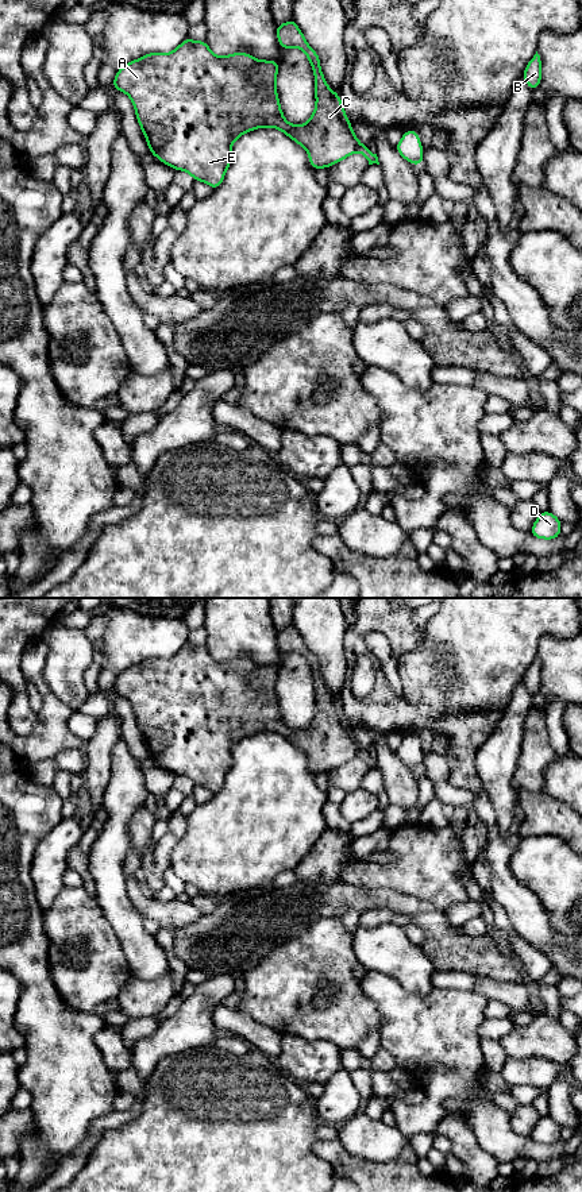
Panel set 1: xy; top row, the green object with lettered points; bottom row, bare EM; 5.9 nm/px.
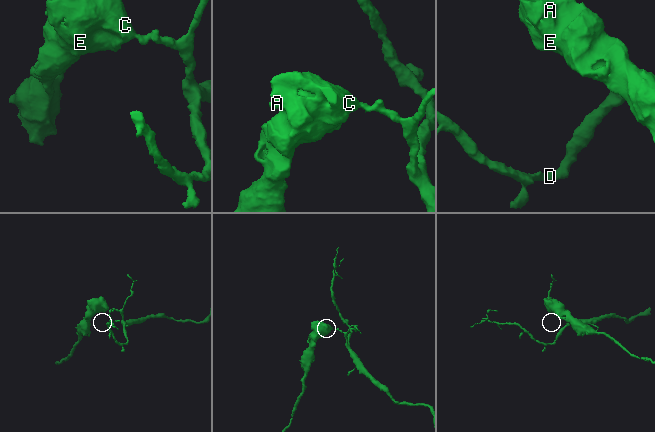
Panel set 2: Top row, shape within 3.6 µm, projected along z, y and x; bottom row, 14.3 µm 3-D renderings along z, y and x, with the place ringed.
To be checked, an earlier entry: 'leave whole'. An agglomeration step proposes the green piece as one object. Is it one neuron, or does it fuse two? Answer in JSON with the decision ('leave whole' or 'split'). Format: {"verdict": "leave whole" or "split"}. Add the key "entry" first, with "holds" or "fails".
{"entry": "fails", "verdict": "split"}

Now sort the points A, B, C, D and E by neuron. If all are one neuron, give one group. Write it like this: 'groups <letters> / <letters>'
groups A C E / B D

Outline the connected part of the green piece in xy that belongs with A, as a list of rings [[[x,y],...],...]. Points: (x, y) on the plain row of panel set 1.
[[[292,624],[278,629],[277,643],[281,653],[301,653],[315,678],[316,713],[302,730],[288,728],[282,720],[275,694],[277,664],[258,666],[247,657],[216,661],[205,645],[186,643],[169,659],[150,657],[134,664],[116,678],[112,694],[130,701],[150,757],[167,771],[188,776],[196,786],[213,794],[220,791],[232,765],[232,748],[244,737],[261,732],[278,733],[302,751],[315,775],[329,772],[355,757],[361,748],[339,699],[327,691],[317,657],[307,648],[296,626]]]

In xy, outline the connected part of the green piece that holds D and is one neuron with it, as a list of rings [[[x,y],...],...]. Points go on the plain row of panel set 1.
[[[543,1116],[536,1123],[531,1139],[546,1145],[556,1143],[560,1139],[560,1127],[551,1116]]]

